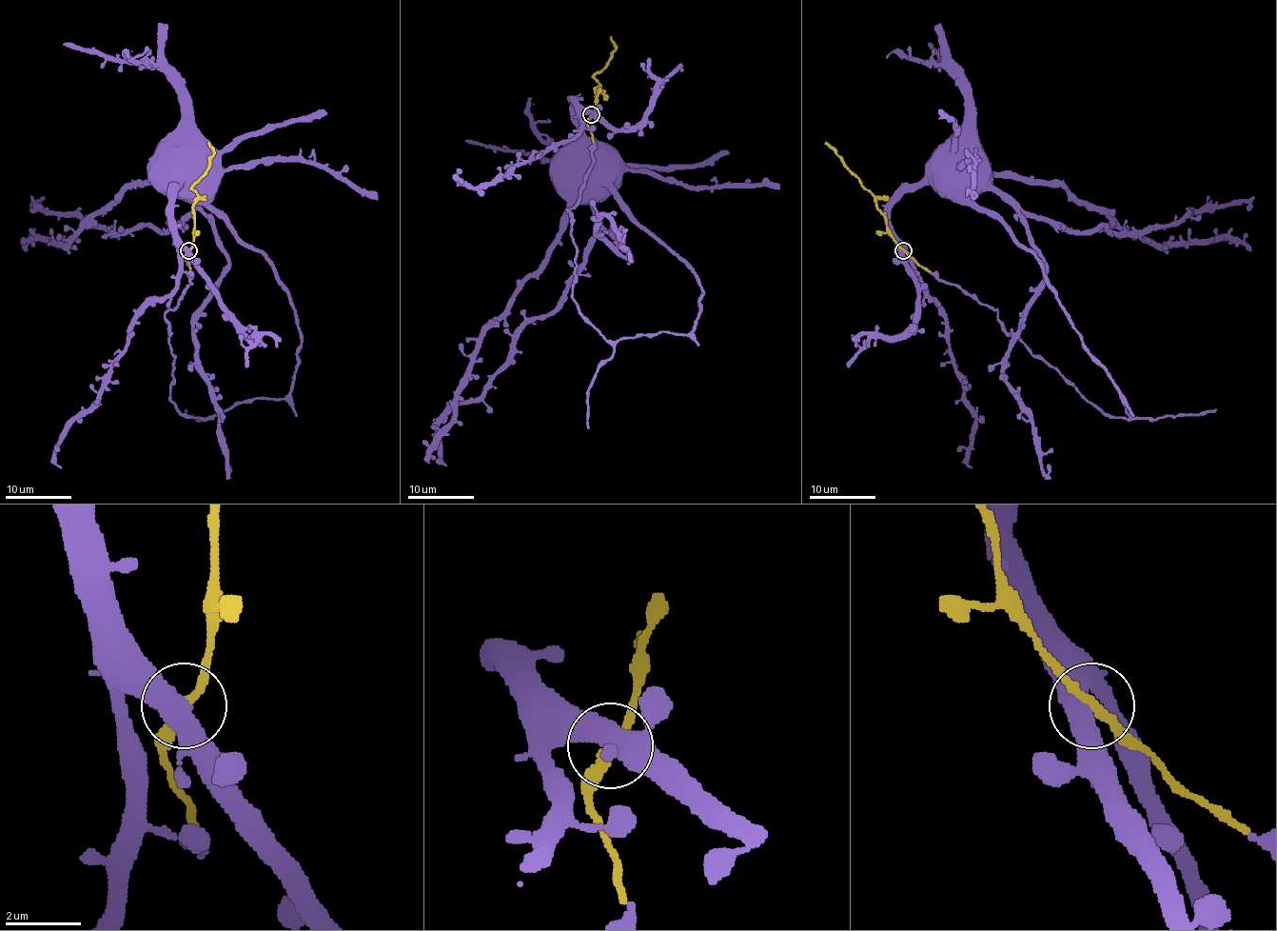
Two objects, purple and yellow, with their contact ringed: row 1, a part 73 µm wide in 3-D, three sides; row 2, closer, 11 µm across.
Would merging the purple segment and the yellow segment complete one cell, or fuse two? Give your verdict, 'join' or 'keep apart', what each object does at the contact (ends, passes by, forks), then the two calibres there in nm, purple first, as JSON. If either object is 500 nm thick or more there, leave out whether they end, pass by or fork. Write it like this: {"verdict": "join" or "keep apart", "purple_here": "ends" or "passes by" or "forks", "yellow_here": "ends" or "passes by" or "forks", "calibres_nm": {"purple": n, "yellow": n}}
{"verdict": "join", "calibres_nm": {"purple": 500, "yellow": 240}}

